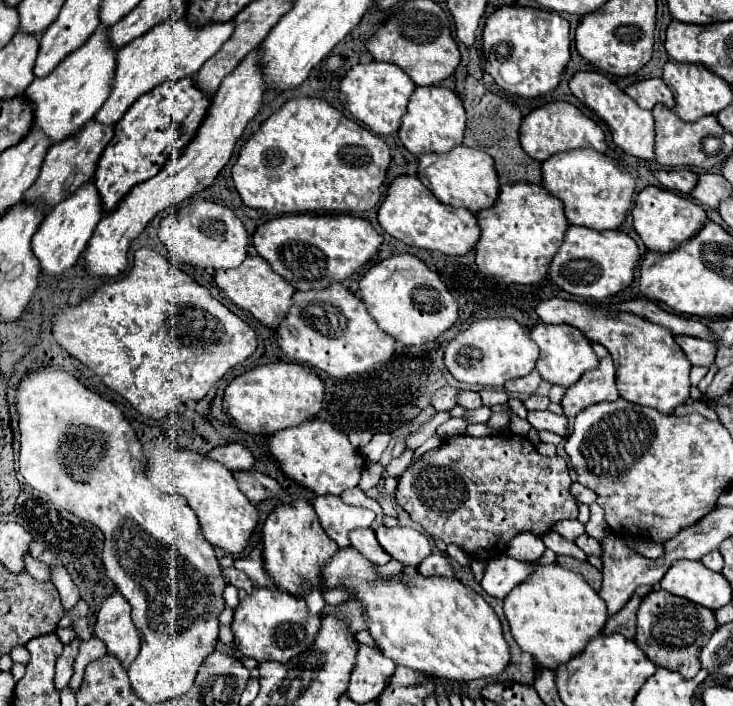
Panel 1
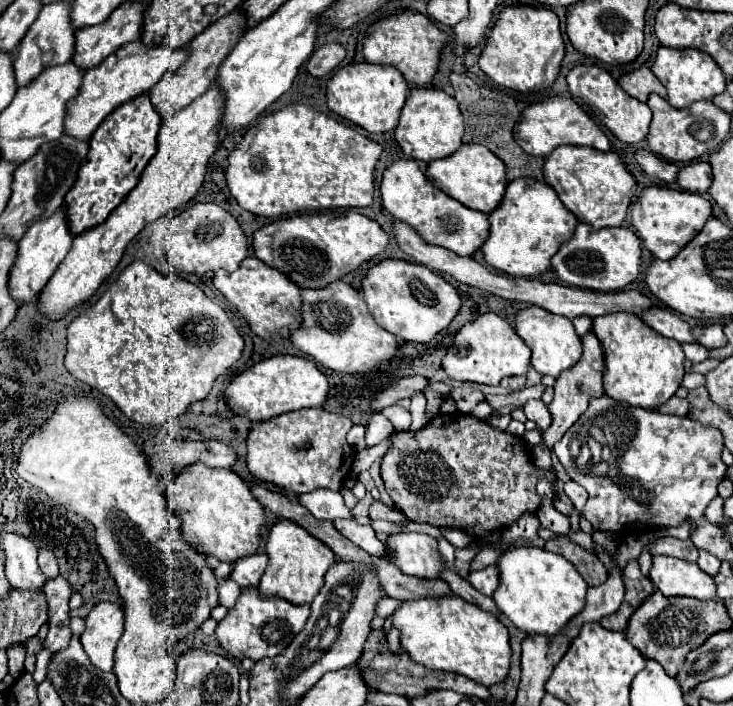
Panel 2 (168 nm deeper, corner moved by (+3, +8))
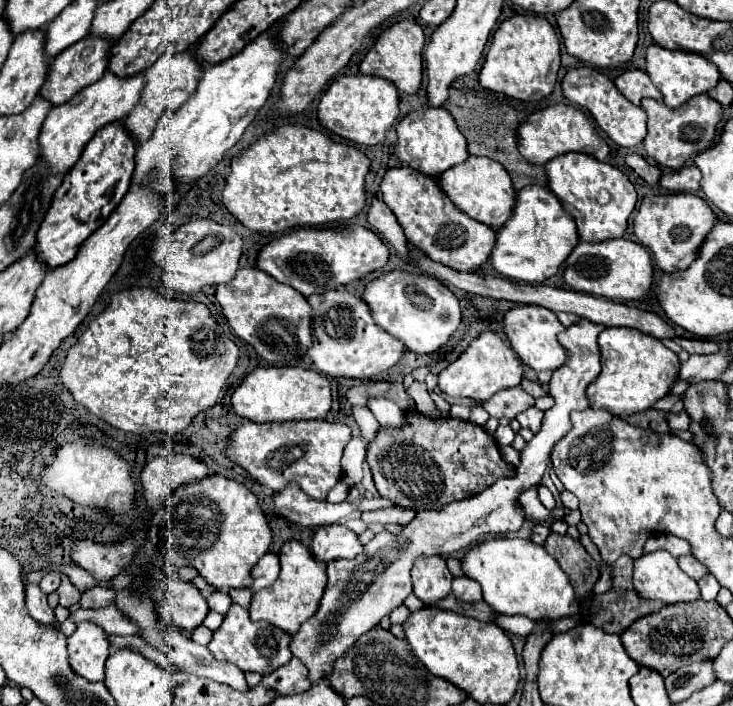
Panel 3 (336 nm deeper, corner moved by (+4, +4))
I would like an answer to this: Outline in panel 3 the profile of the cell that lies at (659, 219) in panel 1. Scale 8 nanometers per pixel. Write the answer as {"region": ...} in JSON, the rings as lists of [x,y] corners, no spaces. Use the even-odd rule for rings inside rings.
{"region":[[[669,193],[669,195],[651,195],[641,201],[641,207],[635,215],[635,235],[639,237],[641,245],[645,245],[657,263],[659,269],[665,273],[675,273],[687,269],[699,253],[707,233],[717,223],[715,213],[711,207],[697,195],[691,193]]]}

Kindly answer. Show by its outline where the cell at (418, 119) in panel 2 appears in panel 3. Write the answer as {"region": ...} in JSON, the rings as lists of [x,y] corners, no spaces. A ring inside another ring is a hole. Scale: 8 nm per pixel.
{"region":[[[427,107],[419,113],[409,113],[397,125],[397,137],[395,155],[401,159],[401,163],[407,163],[411,169],[417,169],[429,177],[439,177],[443,171],[469,157],[467,139],[461,135],[453,117],[443,107]]]}

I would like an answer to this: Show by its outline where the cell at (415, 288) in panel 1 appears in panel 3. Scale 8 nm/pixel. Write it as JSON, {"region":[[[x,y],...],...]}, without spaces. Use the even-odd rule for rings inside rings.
{"region":[[[389,271],[367,283],[363,293],[365,303],[377,325],[401,339],[405,347],[417,355],[439,351],[461,323],[459,299],[437,279],[423,273]]]}

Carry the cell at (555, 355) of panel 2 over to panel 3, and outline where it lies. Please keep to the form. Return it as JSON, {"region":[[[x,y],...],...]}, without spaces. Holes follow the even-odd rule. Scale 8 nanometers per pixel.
{"region":[[[517,305],[513,309],[509,309],[503,317],[503,331],[507,341],[511,343],[513,351],[519,355],[519,359],[535,369],[535,371],[555,371],[557,367],[561,367],[567,361],[567,353],[565,349],[561,349],[559,341],[557,341],[557,333],[565,329],[557,315],[545,307],[537,307],[537,305]]]}

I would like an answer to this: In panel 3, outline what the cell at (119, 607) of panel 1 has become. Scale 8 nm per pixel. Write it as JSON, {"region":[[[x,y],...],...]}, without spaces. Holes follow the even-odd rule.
{"region":[[[83,621],[77,631],[67,639],[69,665],[73,673],[85,677],[87,681],[103,681],[105,661],[109,657],[107,633],[95,623]]]}

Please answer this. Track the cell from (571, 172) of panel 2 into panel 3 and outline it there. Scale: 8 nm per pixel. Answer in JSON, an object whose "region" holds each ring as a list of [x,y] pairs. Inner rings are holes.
{"region":[[[565,153],[551,159],[545,165],[545,171],[549,177],[549,189],[577,223],[579,241],[601,243],[625,235],[629,217],[637,203],[637,193],[633,183],[619,169],[585,153]]]}

